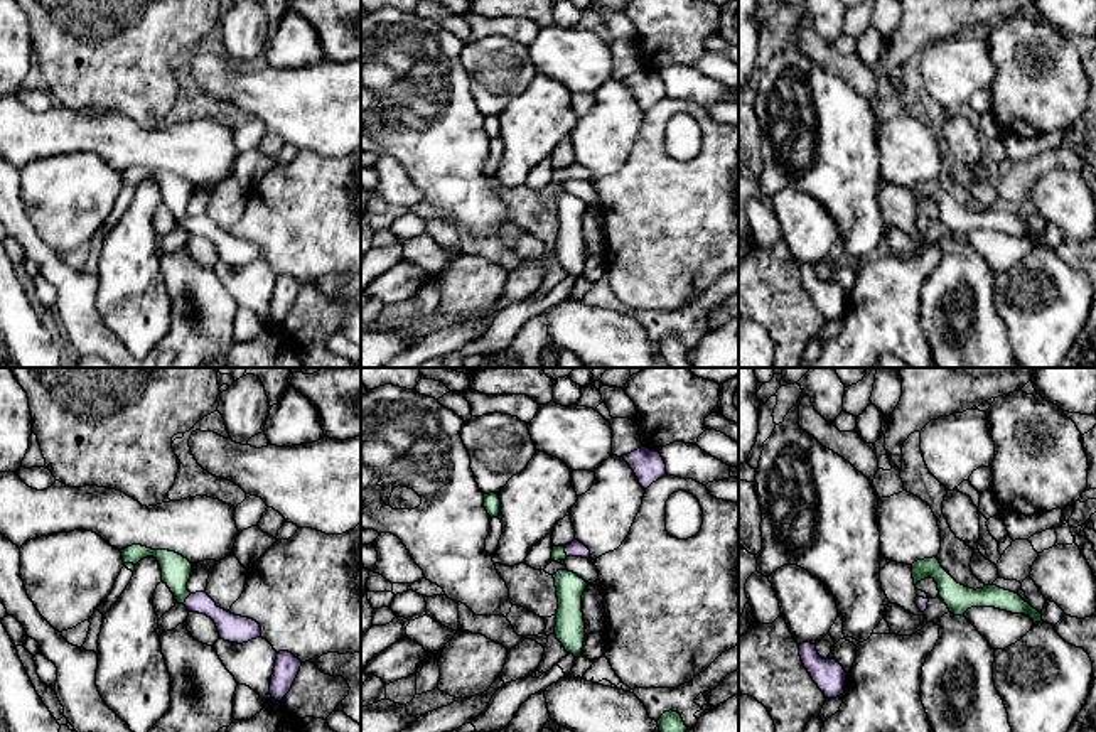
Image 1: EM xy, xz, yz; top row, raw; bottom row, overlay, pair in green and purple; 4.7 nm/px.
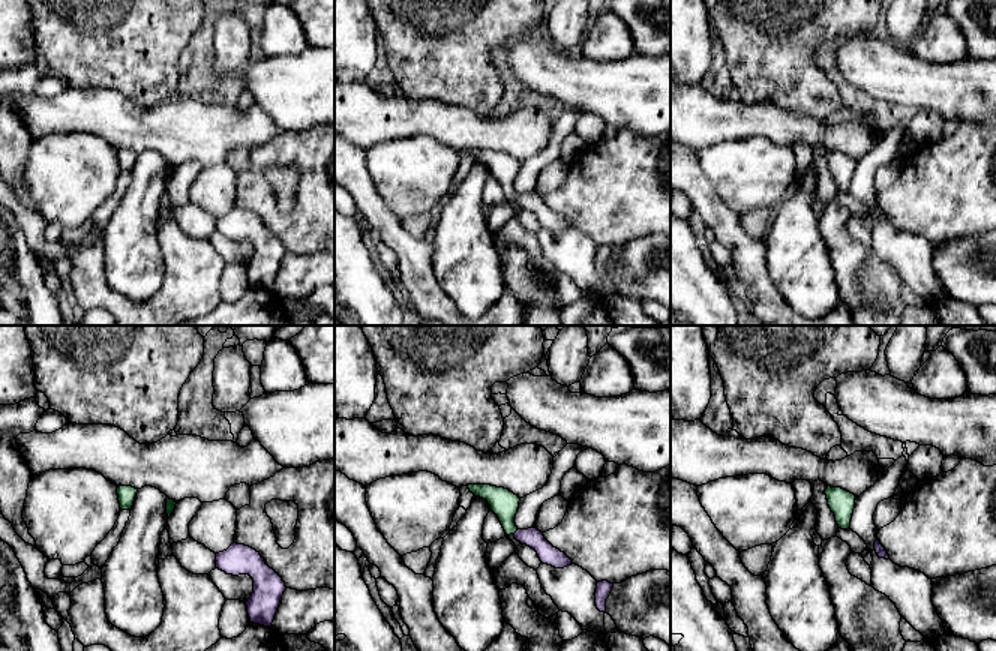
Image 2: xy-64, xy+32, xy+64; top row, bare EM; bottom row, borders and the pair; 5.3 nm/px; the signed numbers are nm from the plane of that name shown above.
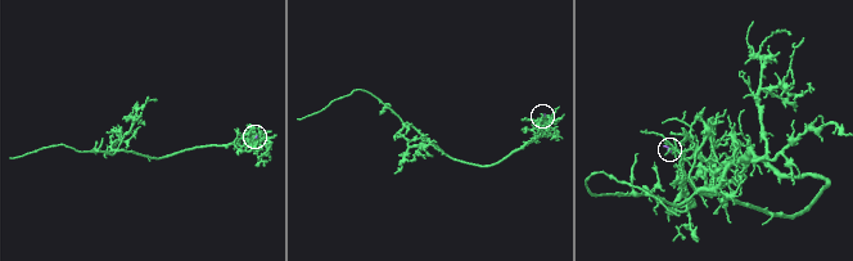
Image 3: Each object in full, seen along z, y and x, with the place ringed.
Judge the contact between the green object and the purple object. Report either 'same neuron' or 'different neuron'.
same neuron

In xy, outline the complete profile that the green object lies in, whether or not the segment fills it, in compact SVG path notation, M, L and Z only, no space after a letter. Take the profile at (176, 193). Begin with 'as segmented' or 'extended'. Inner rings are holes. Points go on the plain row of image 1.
extended; M132 167L121 172L123 186L137 187L147 179L153 179L162 192L162 204L170 211L177 226L184 226L189 234L199 234L211 240L218 250L219 260L229 265L248 265L261 260L261 250L256 243L234 238L221 229L206 216L187 213L192 186L182 177L169 172L152 172L142 167Z

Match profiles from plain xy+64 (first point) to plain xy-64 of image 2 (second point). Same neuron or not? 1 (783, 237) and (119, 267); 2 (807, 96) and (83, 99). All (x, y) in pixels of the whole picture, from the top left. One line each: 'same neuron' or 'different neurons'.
1: same neuron
2: different neurons

